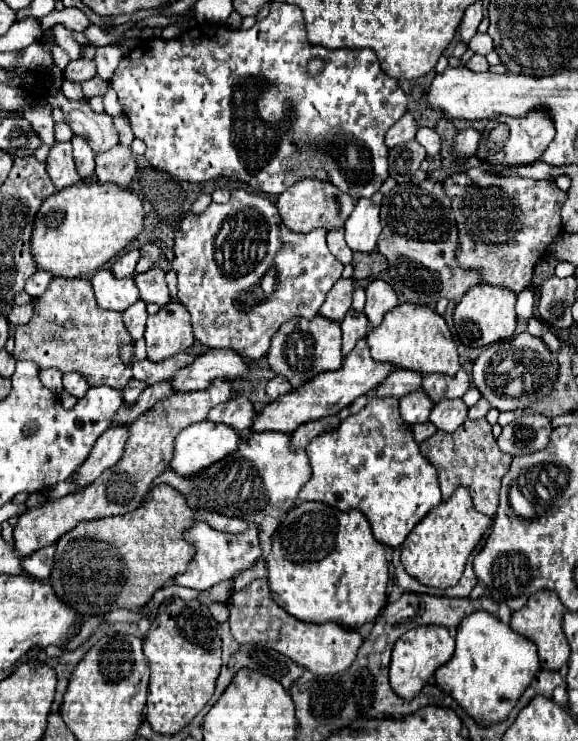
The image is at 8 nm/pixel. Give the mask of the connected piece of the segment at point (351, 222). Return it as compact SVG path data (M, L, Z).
M382 192L356 202L354 212L346 220L346 244L356 252L374 252L380 236L380 202Z

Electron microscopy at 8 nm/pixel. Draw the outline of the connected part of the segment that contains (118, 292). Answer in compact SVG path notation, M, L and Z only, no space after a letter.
M98 270L92 276L92 286L96 294L96 302L104 310L124 312L130 304L140 300L140 292L134 284L134 278L118 280L110 270Z

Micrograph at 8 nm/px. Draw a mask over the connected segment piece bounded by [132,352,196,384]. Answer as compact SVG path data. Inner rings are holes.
M180 352L180 354L174 354L172 358L166 358L166 360L158 362L158 364L154 364L152 360L142 360L142 362L134 362L132 372L134 372L136 380L142 380L144 384L154 384L154 382L170 378L170 374L174 370L180 370L182 366L188 366L188 362L194 360L194 358L196 358L196 354Z

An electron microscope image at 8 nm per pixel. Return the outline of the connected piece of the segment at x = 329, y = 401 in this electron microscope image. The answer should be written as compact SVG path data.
M362 340L350 352L350 356L346 356L346 362L342 364L340 370L318 374L310 382L306 382L306 386L300 386L300 388L292 390L290 394L286 394L286 396L278 398L278 400L274 400L270 404L266 404L260 410L260 414L256 414L256 418L252 422L252 430L254 432L268 432L268 430L272 430L272 432L292 434L300 424L318 420L322 416L338 414L342 408L350 406L358 396L368 394L372 388L376 388L390 372L392 372L390 364L374 362L370 358L370 348L368 348L366 340Z

